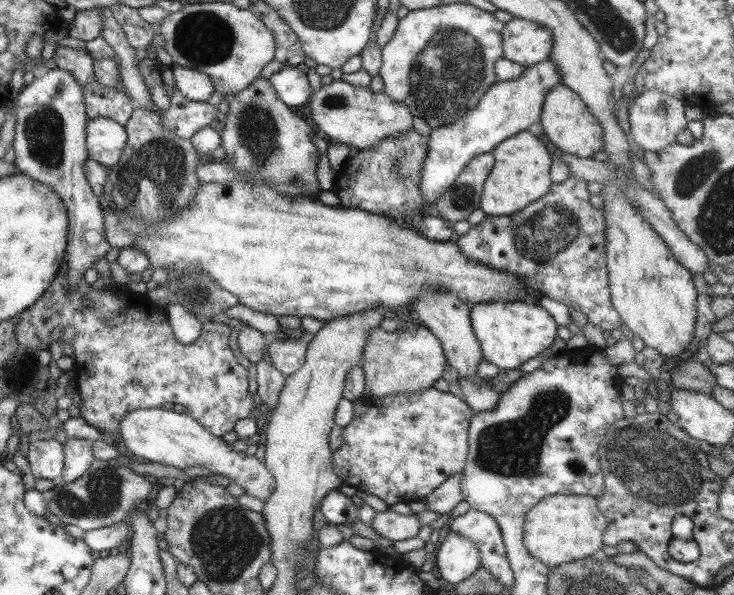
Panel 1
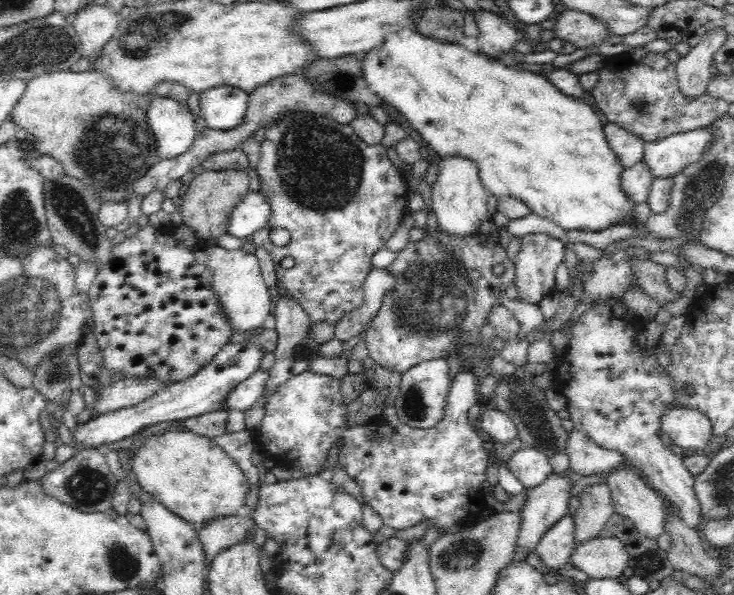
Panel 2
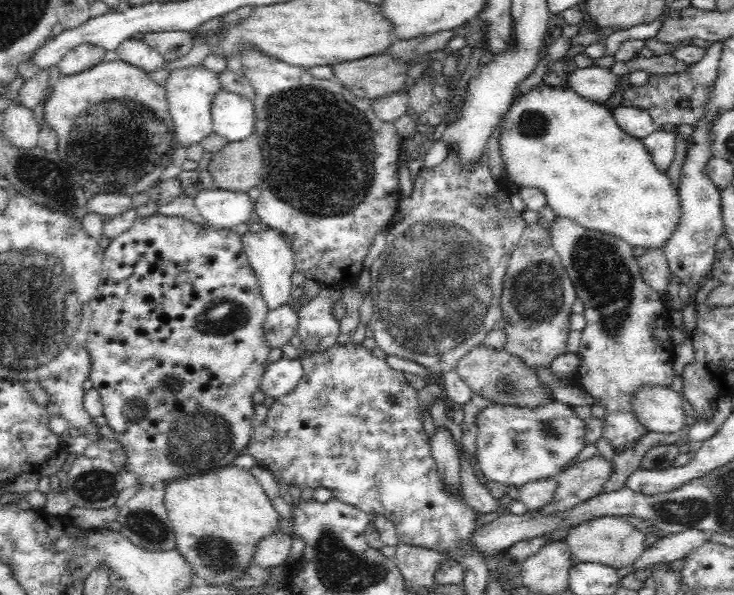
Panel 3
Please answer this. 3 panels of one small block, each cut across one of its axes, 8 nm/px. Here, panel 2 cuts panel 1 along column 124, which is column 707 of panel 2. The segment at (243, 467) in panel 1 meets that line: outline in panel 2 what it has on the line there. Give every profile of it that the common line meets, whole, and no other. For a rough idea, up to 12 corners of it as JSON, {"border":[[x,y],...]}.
{"border":[[673,406],[661,431],[672,444],[697,454],[714,435],[695,408]]}

